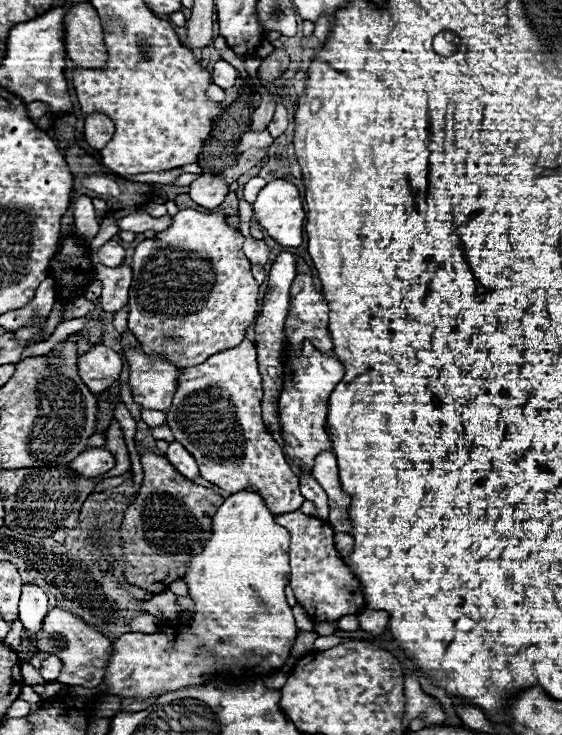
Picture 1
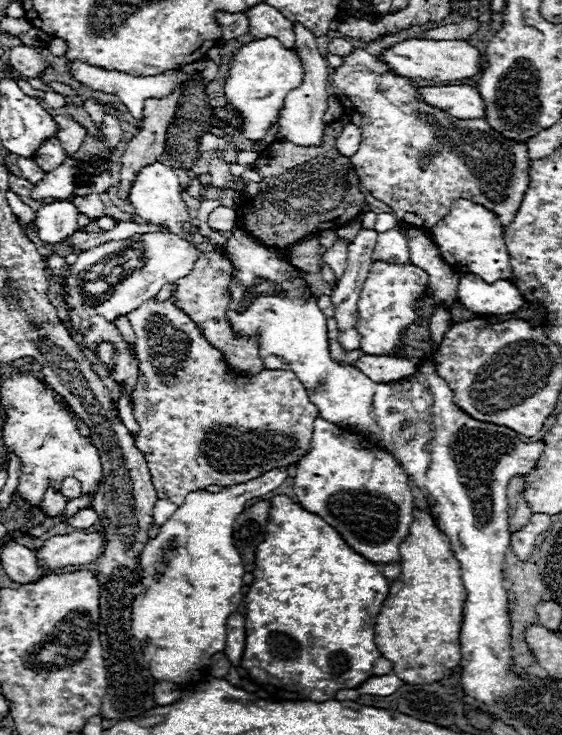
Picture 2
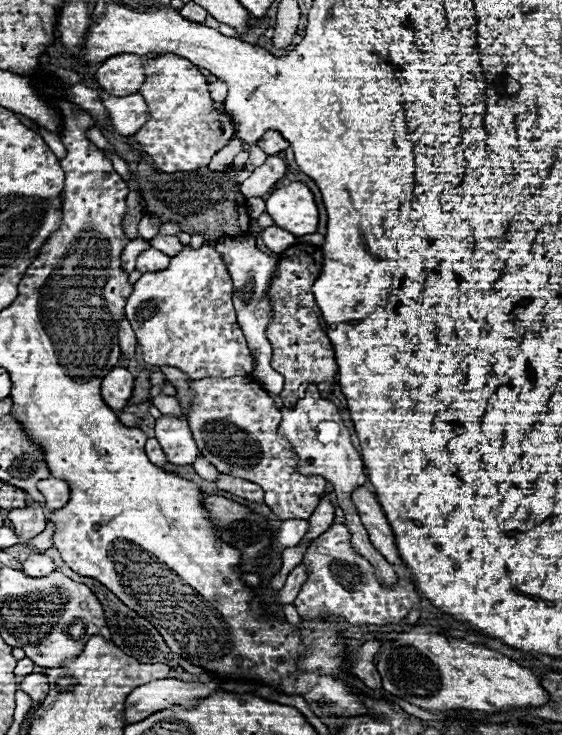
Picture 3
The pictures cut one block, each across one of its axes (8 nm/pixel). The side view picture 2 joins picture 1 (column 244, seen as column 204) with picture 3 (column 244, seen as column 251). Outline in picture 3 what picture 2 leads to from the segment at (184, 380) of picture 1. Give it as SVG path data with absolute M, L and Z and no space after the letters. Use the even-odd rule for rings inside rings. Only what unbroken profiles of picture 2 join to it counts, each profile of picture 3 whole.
M252 376L200 378L188 382L194 390L194 398L186 420L200 448L200 456L214 464L220 474L262 486L264 502L280 520L308 520L326 490L326 480L296 472L296 460L294 454L290 454L290 444L278 436L282 414L268 392Z

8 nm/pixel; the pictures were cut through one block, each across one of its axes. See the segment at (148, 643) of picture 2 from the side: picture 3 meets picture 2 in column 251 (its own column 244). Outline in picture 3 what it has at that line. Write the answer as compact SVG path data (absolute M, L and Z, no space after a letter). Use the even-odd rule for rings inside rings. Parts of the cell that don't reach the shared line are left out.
M220 474L218 478L218 488L220 490L226 490L230 494L236 494L248 502L256 502L256 504L262 504L262 498L264 498L264 492L258 484L252 484L248 480L238 480L238 478L230 478L230 476L224 476Z

